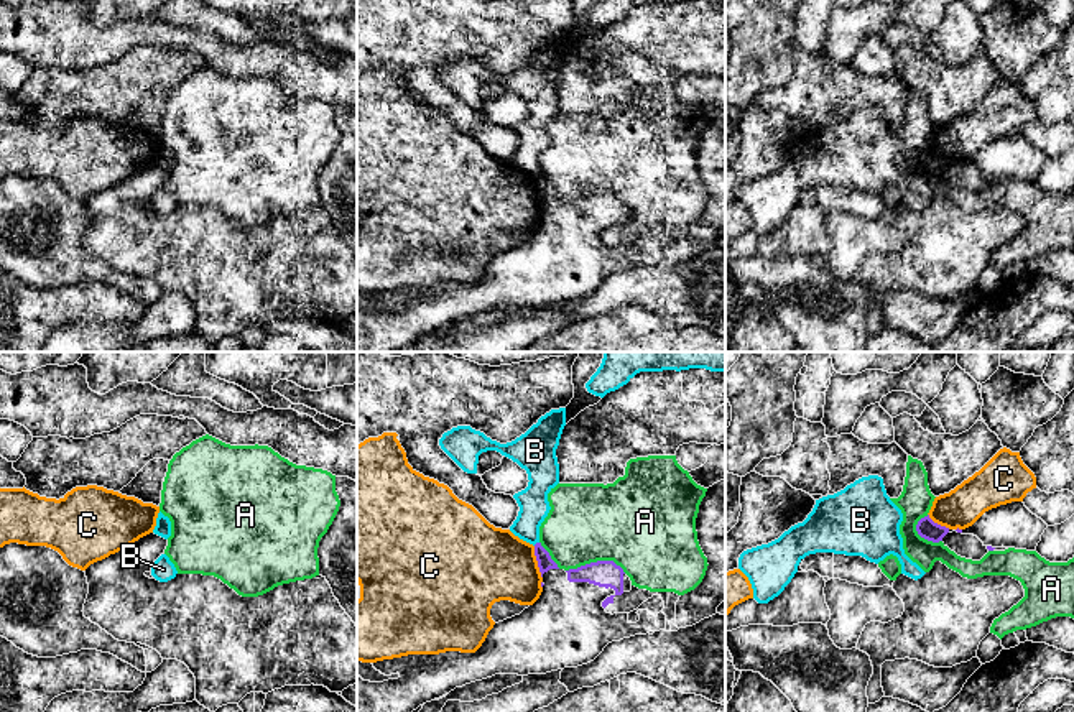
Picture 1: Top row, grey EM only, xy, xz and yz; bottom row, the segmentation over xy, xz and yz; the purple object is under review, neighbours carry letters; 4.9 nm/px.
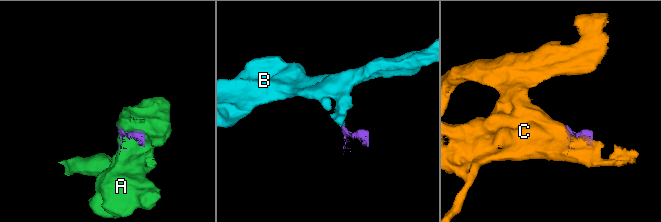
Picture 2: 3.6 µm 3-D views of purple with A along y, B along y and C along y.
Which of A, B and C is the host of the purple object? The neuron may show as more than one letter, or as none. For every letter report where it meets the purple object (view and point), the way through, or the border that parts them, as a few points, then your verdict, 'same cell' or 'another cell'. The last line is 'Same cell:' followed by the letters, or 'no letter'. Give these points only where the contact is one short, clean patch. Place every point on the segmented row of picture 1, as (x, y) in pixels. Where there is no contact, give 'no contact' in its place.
A: meets purple in xz at (596, 563); another cell
B: meets purple in xz at (536, 543); border along xz (538, 541), (533, 545); another cell
C: meets purple in xz at (538, 563); another cell
Same cell: no letter

